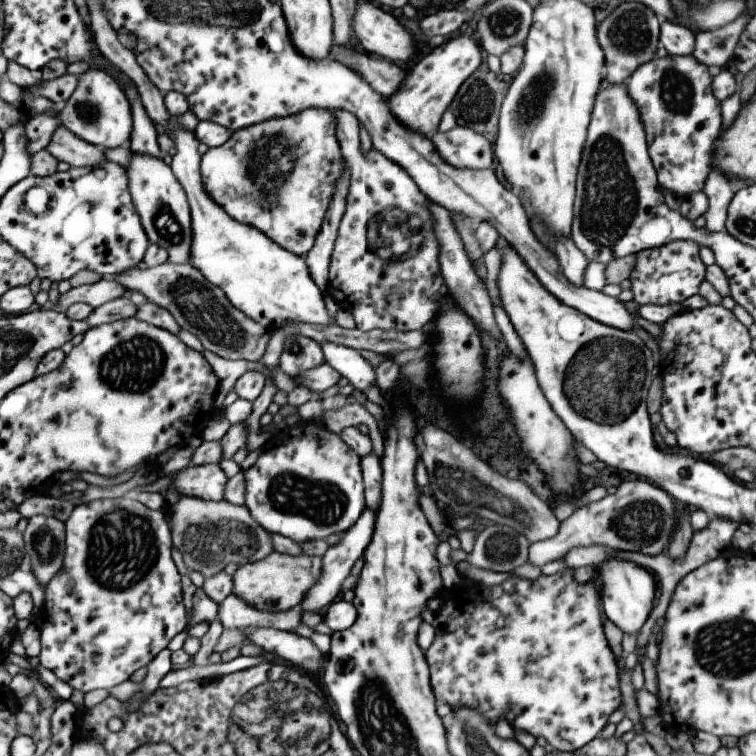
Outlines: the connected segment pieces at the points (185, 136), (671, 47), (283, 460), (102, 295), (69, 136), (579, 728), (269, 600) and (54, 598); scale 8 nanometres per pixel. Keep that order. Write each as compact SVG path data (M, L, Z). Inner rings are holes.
M169 115L165 132L172 137L175 146L169 168L185 192L190 214L191 244L187 263L198 270L211 286L220 288L226 300L242 312L242 317L249 316L263 330L273 331L279 324L293 321L319 326L333 324L334 319L323 305L323 294L309 276L305 255L297 256L277 246L256 228L242 225L227 216L203 188L196 136L179 124L177 115Z
M674 21L660 23L658 40L669 56L687 56L693 52L694 33Z
M305 421L276 429L266 445L259 450L257 460L243 471L244 505L251 518L265 532L289 538L295 544L324 540L329 534L345 532L363 512L364 492L360 458L335 434L318 422Z
M101 278L93 284L71 287L65 294L58 294L57 304L53 310L64 312L73 303L85 303L91 308L97 308L125 294L127 294L125 288L119 286L113 278Z
M63 126L57 127L53 131L51 138L49 138L49 144L45 146L45 150L55 160L65 162L70 167L95 167L97 164L101 164L103 160L106 160L101 147L77 138L75 134L69 132Z
M566 567L552 576L545 577L541 574L530 581L519 579L518 576L511 574L497 585L483 586L471 581L460 581L455 587L445 589L441 599L434 605L435 614L431 626L433 626L435 638L433 638L431 646L423 651L428 666L429 686L431 686L435 703L448 704L450 710L457 710L461 706L473 708L489 722L489 726L494 726L498 718L503 718L514 731L523 731L534 738L543 738L555 751L562 753L575 752L597 737L607 723L607 716L621 706L619 692L621 667L603 635L603 620L601 620L601 612L599 612L600 591L595 590L595 586L588 580L575 581L573 572L575 572L574 569Z
M271 551L262 559L238 566L230 575L233 582L231 593L245 604L263 612L276 613L296 608L305 598L307 590L321 576L321 557L310 557L303 553L291 556Z
M122 496L117 498L95 499L93 502L81 502L75 505L64 522L64 549L63 568L55 574L44 590L44 599L40 613L43 615L44 623L38 629L40 640L39 662L43 668L51 670L59 680L67 682L73 690L89 692L95 688L109 690L111 686L127 680L138 668L146 667L155 655L167 646L167 642L178 632L184 630L185 608L181 603L181 576L171 559L171 531L166 521L166 510L150 510L136 501L133 496ZM68 583L72 584L69 592Z

